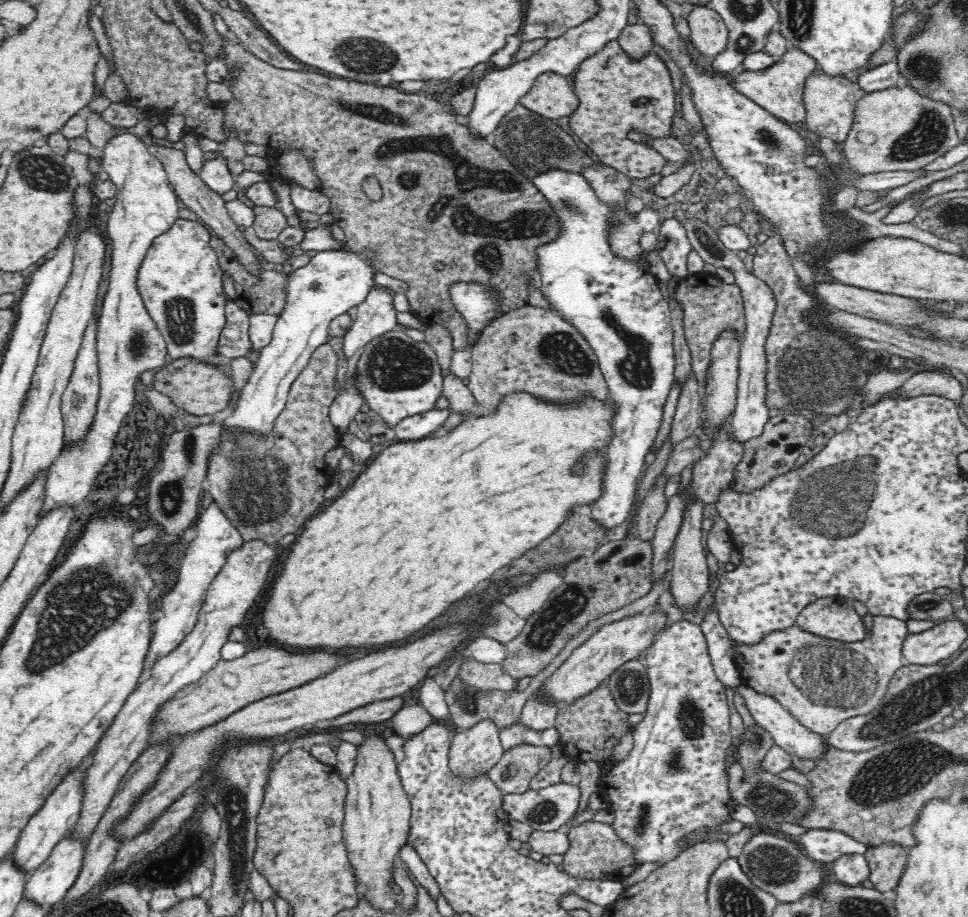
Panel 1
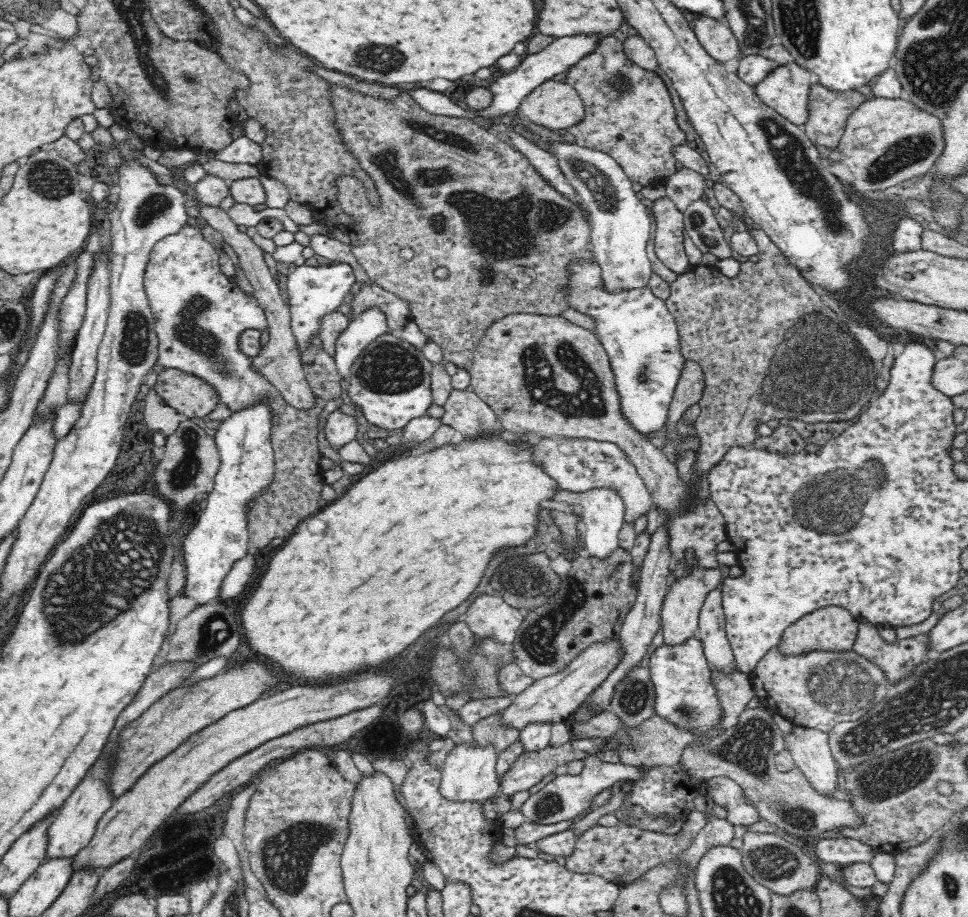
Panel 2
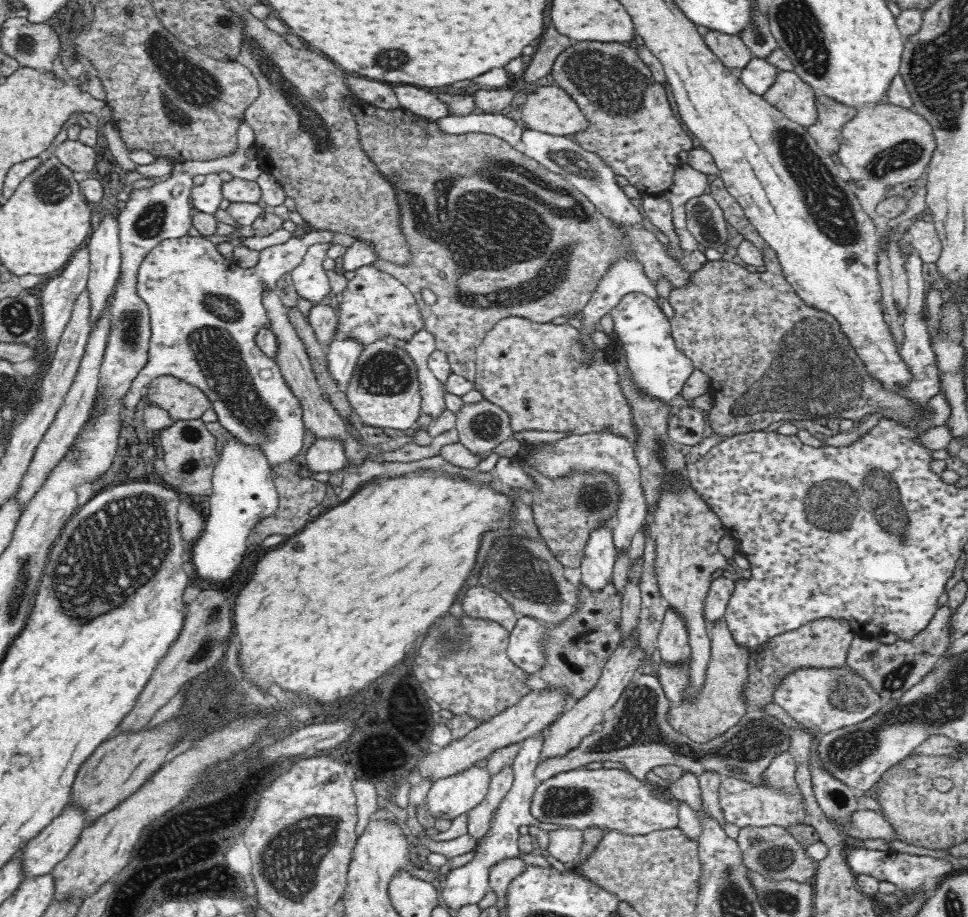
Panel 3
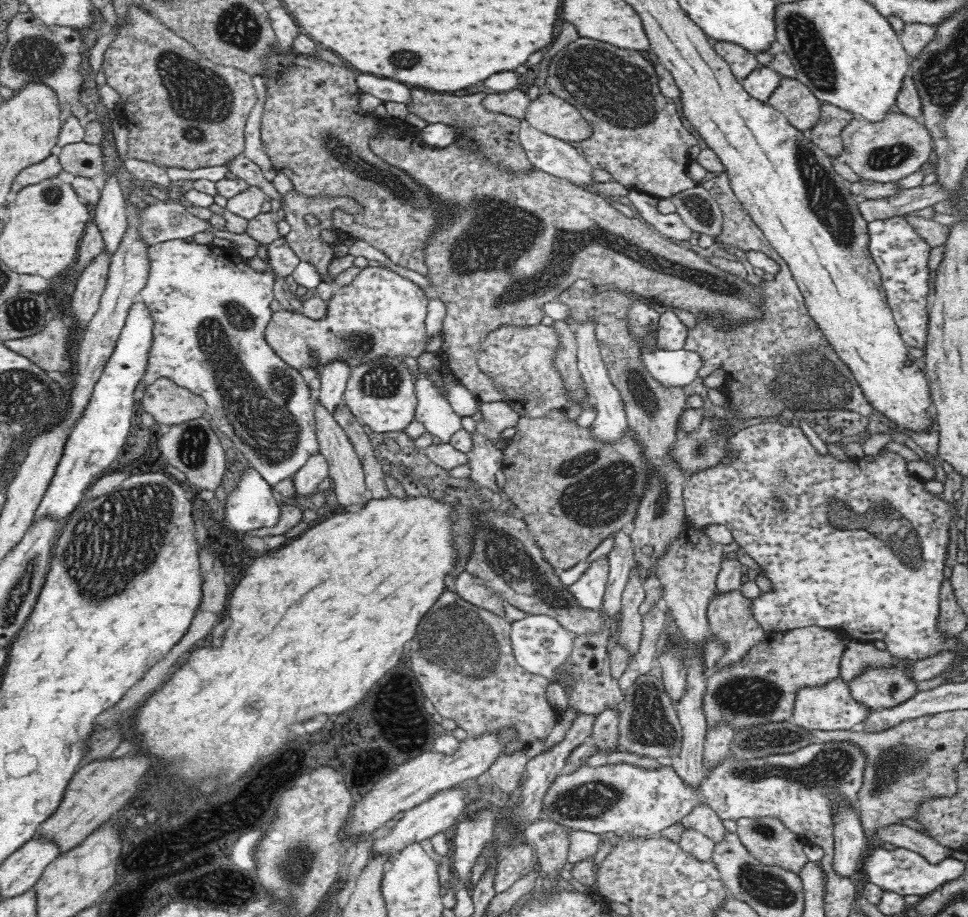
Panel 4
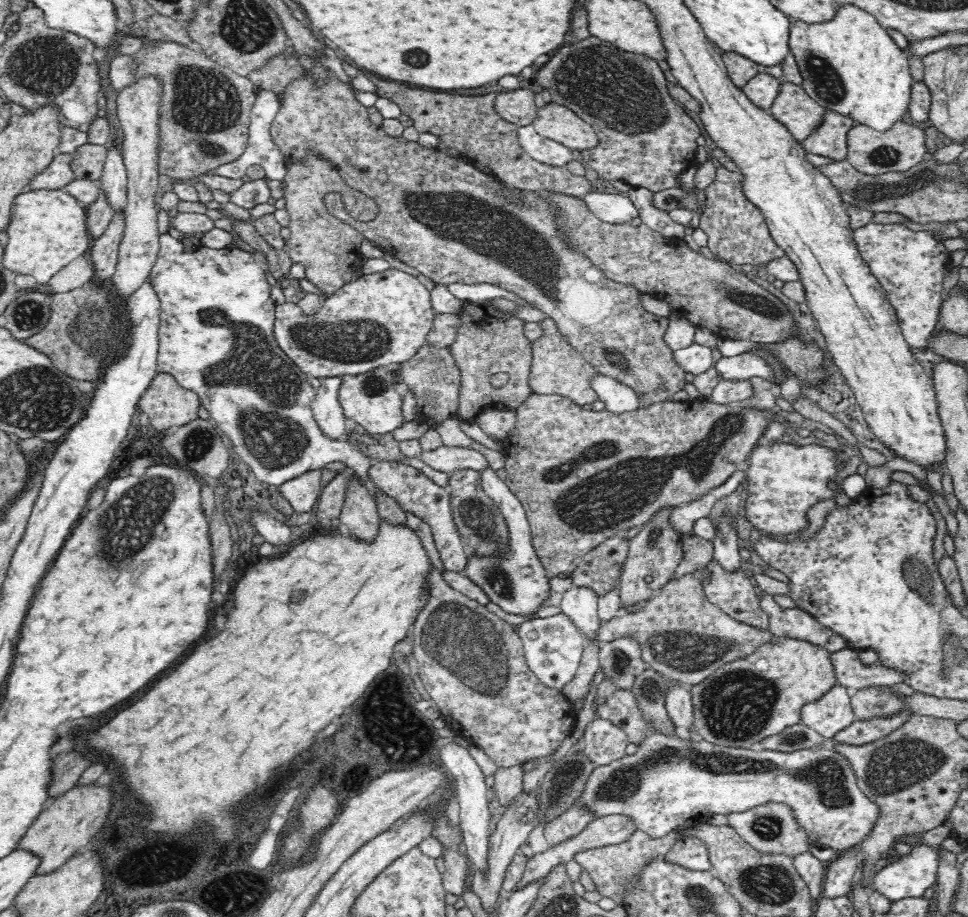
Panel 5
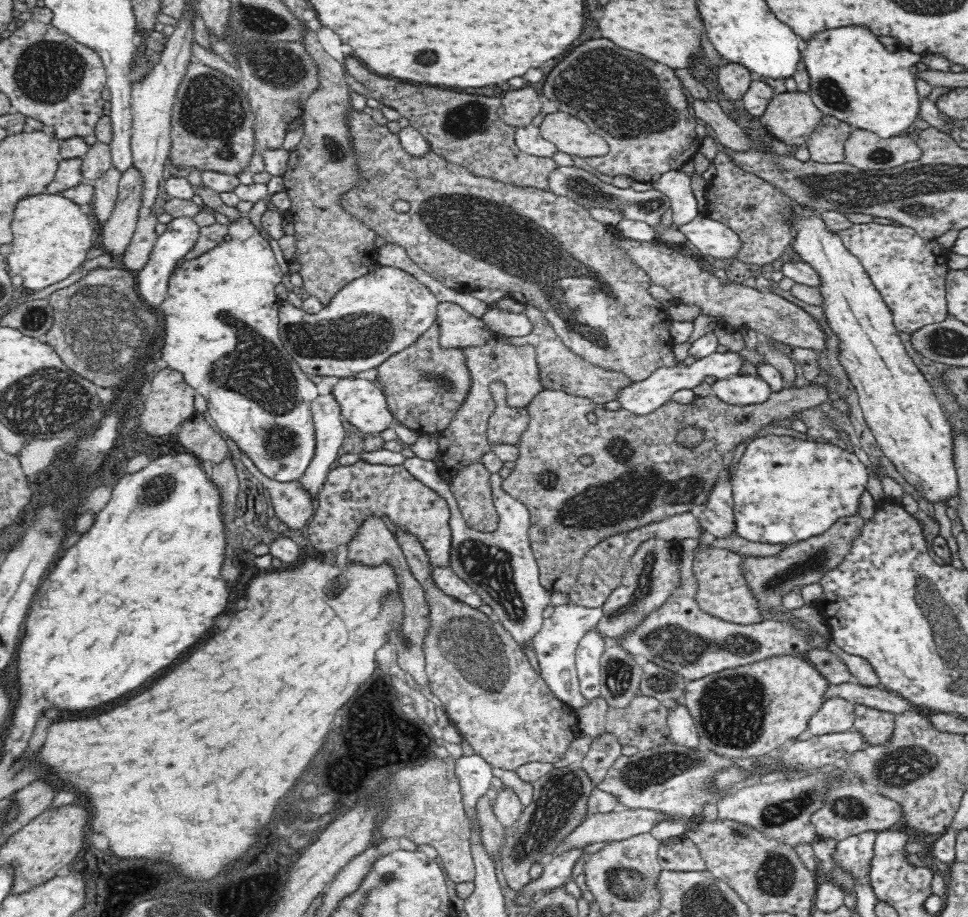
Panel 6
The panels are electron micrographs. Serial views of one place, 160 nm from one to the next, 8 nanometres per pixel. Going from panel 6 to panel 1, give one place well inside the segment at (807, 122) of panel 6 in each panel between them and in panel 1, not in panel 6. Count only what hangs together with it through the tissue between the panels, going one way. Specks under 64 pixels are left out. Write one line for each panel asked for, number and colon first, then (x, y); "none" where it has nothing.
1: (778, 89)
2: (786, 89)
3: (795, 98)
4: (795, 101)
5: (793, 106)

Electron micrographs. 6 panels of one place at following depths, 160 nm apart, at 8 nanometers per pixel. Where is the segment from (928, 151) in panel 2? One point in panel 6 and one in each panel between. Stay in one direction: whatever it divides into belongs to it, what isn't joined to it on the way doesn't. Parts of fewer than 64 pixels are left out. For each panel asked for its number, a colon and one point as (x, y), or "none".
3: (894, 144)
4: (885, 151)
5: (871, 152)
6: (865, 150)

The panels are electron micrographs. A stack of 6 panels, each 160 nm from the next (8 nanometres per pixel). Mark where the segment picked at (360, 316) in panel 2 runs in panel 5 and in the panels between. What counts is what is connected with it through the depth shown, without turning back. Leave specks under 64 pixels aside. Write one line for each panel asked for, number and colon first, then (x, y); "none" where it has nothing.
3: (343, 354)
4: (335, 375)
5: (327, 410)

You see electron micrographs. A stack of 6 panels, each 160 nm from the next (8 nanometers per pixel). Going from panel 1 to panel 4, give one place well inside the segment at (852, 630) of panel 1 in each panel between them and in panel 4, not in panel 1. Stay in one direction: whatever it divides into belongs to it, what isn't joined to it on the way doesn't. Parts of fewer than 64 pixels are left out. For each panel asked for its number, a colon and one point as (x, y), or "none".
2: (831, 627)
3: (823, 643)
4: (760, 688)

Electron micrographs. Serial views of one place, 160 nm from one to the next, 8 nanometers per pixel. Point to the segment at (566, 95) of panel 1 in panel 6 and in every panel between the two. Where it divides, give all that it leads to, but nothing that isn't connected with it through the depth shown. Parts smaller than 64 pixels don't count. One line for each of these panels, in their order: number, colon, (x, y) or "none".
2: (555, 104)
3: (550, 109)
4: (549, 113)
5: (554, 121)
6: (571, 135)

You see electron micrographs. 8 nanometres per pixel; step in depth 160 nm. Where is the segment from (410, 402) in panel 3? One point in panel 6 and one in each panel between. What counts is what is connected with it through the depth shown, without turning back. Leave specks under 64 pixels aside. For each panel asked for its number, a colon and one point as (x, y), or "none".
4: (381, 394)
5: (369, 398)
6: (363, 403)

